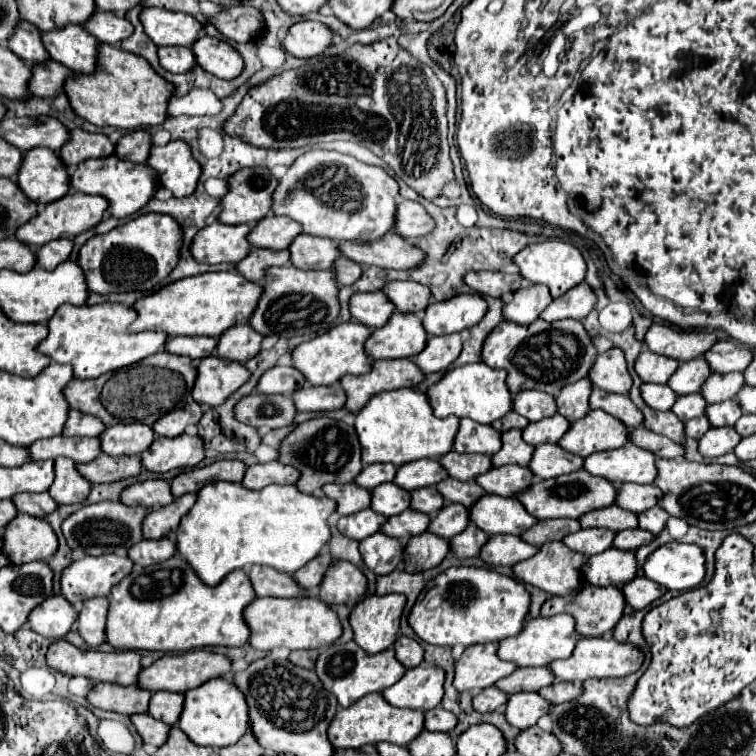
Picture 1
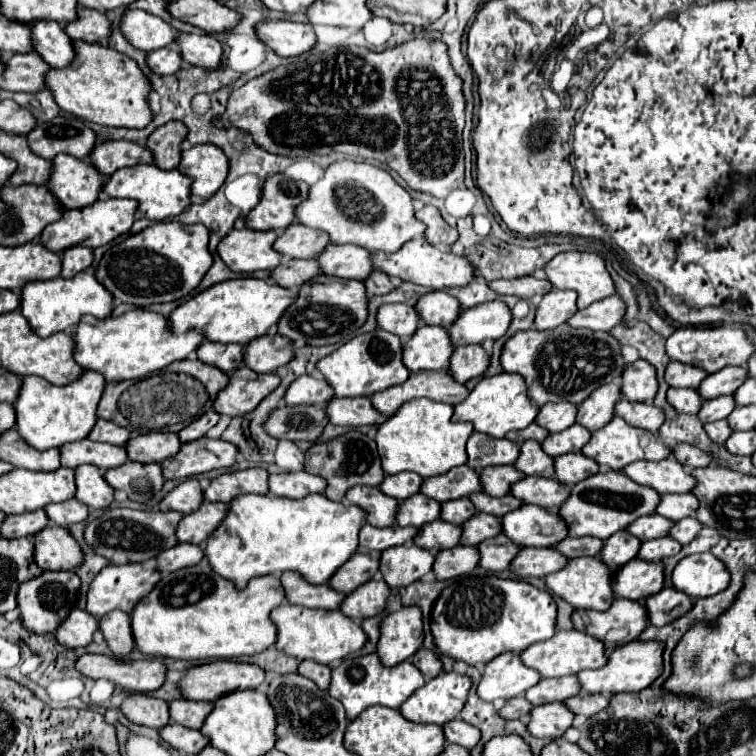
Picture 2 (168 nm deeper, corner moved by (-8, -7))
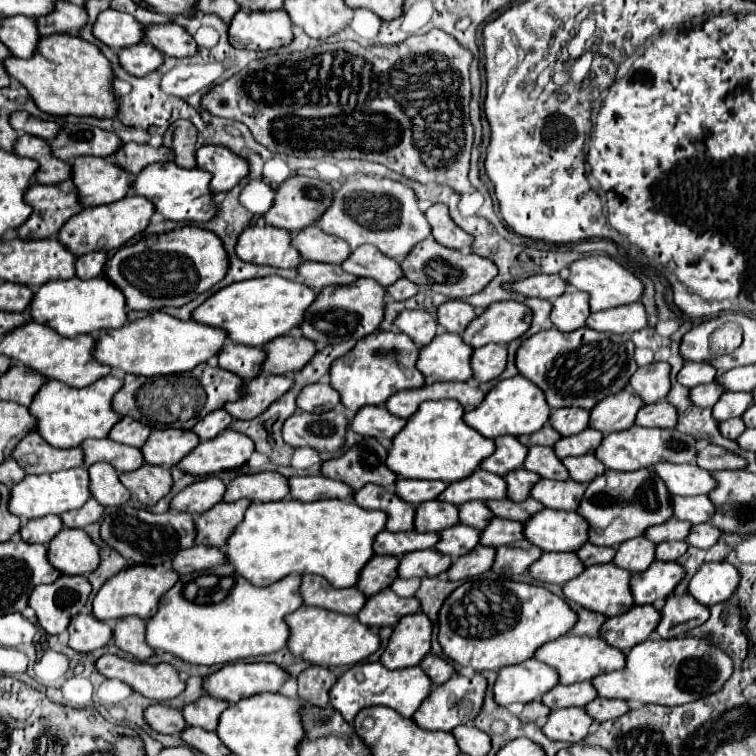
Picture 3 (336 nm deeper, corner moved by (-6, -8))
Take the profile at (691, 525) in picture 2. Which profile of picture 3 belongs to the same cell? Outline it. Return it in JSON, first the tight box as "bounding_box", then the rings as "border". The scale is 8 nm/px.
{"bounding_box":[687,523,721,549],"border":[[[701,523],[701,525],[693,525],[687,541],[693,545],[693,547],[699,547],[699,549],[709,549],[713,547],[721,537],[721,531],[715,529],[711,523]]]}

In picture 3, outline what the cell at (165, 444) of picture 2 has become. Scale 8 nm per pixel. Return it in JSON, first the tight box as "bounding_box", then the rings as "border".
{"bounding_box":[143,429,199,467],"border":[[[155,429],[143,445],[145,463],[173,467],[199,445],[199,435],[187,429]]]}

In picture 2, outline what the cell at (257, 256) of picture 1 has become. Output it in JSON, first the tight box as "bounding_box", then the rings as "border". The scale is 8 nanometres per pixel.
{"bounding_box":[271,258,319,292],"border":[[[285,258],[281,260],[281,266],[275,266],[271,270],[271,278],[275,284],[285,286],[287,290],[297,292],[303,282],[309,282],[319,274],[319,264],[315,260],[293,260]]]}

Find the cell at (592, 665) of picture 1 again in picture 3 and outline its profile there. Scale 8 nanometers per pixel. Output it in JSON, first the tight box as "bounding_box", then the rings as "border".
{"bounding_box":[593,637,733,705],"border":[[[679,637],[679,639],[647,639],[635,645],[627,655],[627,667],[623,671],[611,671],[607,675],[599,675],[593,679],[593,685],[599,697],[605,699],[625,699],[625,701],[641,701],[645,705],[683,705],[695,699],[703,699],[713,695],[715,691],[723,689],[723,683],[733,675],[733,661],[731,657],[719,647],[713,645],[709,639],[699,637]]]}

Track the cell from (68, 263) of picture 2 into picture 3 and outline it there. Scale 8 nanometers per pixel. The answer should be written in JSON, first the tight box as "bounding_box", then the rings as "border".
{"bounding_box":[77,251,107,279],"border":[[[95,251],[77,257],[77,277],[79,279],[93,279],[103,275],[107,263],[107,253],[105,251]]]}

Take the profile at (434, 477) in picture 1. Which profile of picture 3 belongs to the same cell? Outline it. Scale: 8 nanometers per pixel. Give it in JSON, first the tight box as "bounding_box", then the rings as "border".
{"bounding_box":[439,469,507,503],"border":[[[477,469],[467,479],[461,479],[459,483],[451,483],[447,491],[439,495],[439,499],[447,503],[467,503],[473,499],[489,501],[489,499],[505,499],[507,497],[507,483],[501,475]]]}

